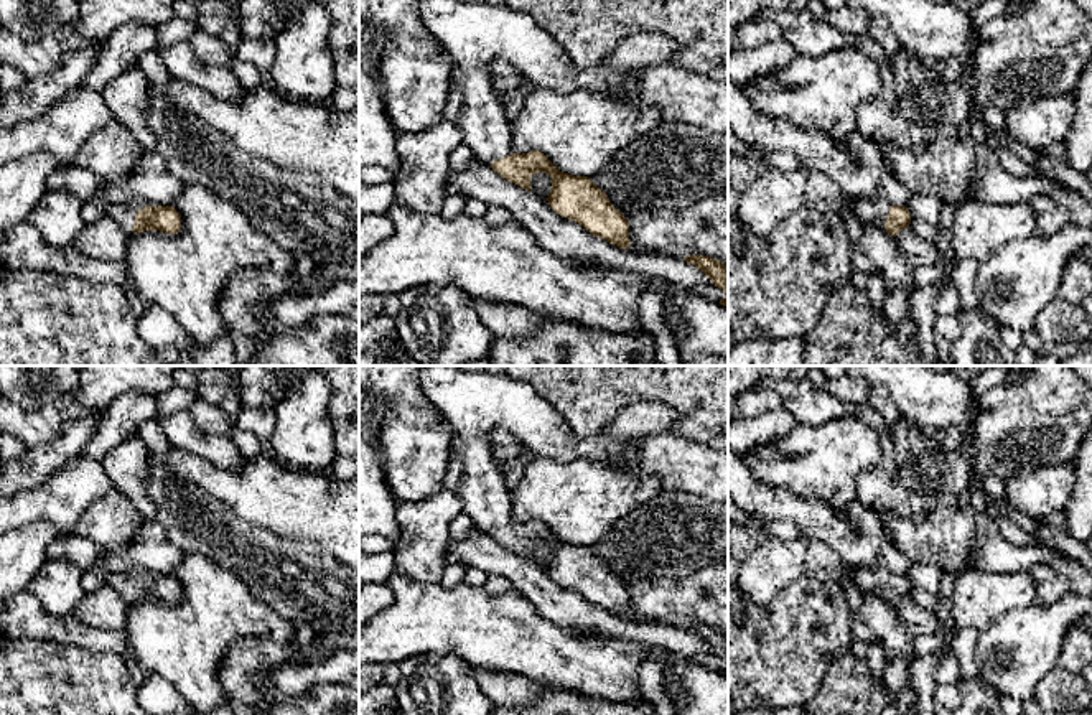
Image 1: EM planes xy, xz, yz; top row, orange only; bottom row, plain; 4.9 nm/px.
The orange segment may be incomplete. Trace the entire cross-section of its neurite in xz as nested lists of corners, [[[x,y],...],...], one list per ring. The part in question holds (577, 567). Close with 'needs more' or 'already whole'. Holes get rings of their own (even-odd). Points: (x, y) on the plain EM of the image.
[[[489,437],[453,440],[445,488],[460,493],[463,512],[474,521],[478,530],[527,560],[532,560],[530,547],[535,542],[550,544],[552,558],[547,570],[557,583],[619,618],[631,616],[628,588],[591,547],[560,540],[539,519],[520,524],[511,517],[511,491],[494,461]]]; needs more

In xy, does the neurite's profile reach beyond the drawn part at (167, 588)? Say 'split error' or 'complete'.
split error

